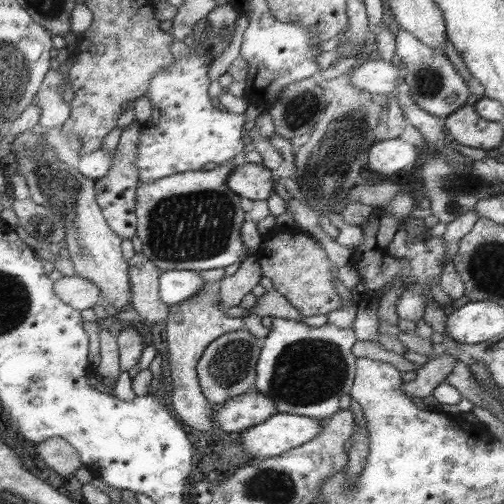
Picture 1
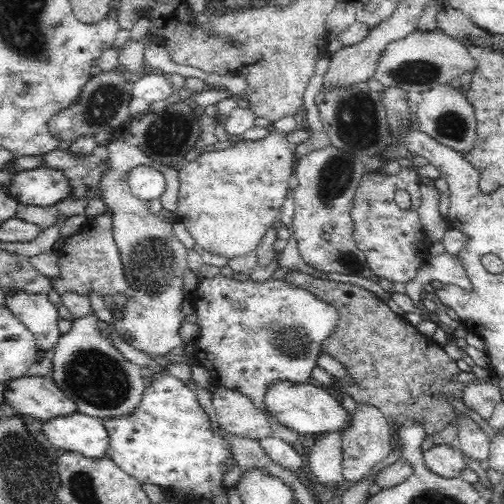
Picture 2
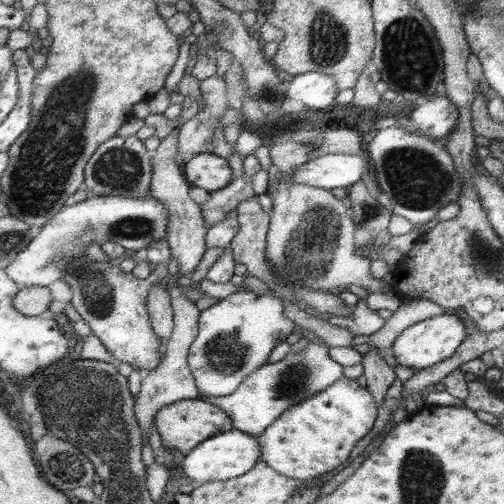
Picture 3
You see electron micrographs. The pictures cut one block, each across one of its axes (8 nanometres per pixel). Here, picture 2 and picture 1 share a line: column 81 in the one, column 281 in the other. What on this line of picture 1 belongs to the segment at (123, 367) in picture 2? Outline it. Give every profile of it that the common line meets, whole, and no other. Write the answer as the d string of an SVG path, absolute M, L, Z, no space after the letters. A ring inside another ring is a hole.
M275 318L271 334L263 340L263 354L259 360L259 378L255 384L257 392L263 392L271 396L279 406L279 414L303 414L303 416L315 416L319 420L329 420L339 412L339 400L347 394L353 392L355 380L357 380L357 336L355 330L339 330L335 324L327 322L323 328L311 328L299 320L285 320L285 318Z

